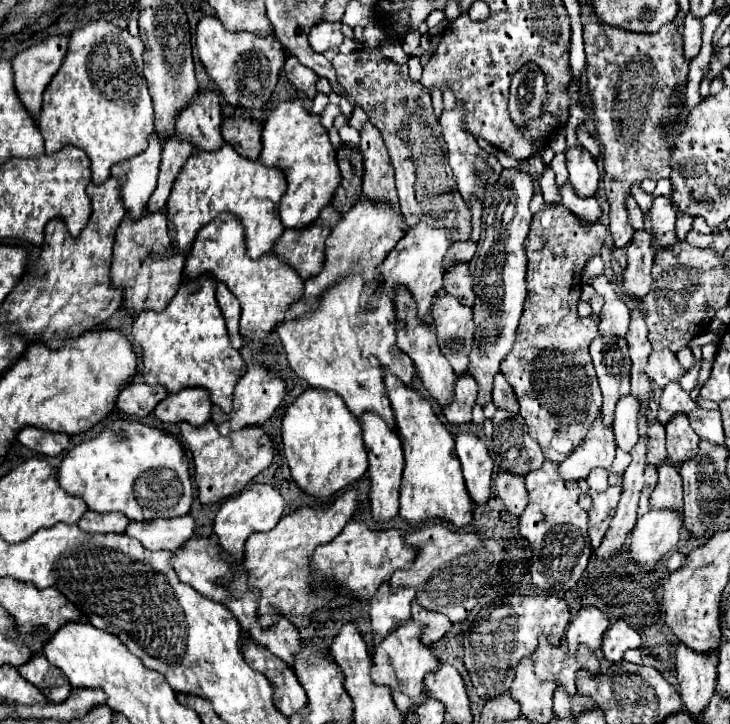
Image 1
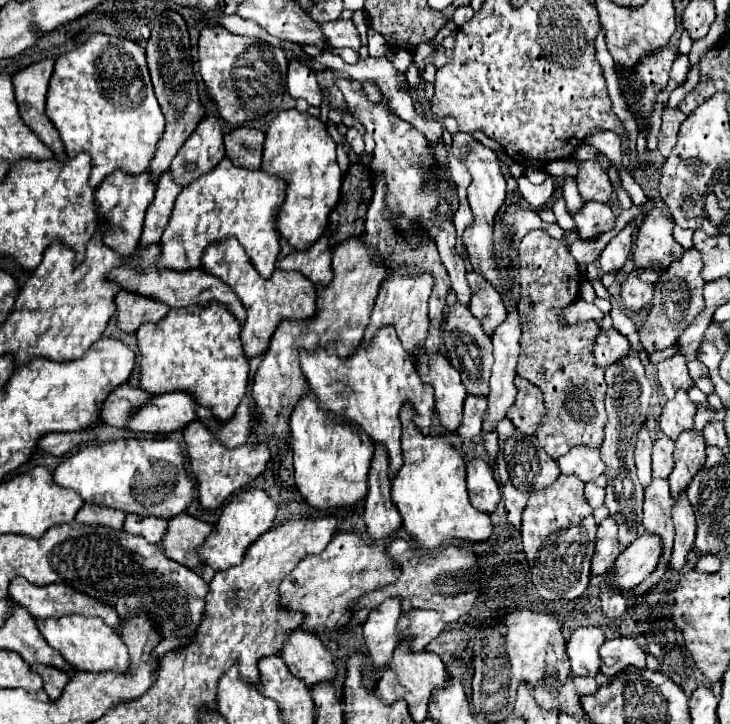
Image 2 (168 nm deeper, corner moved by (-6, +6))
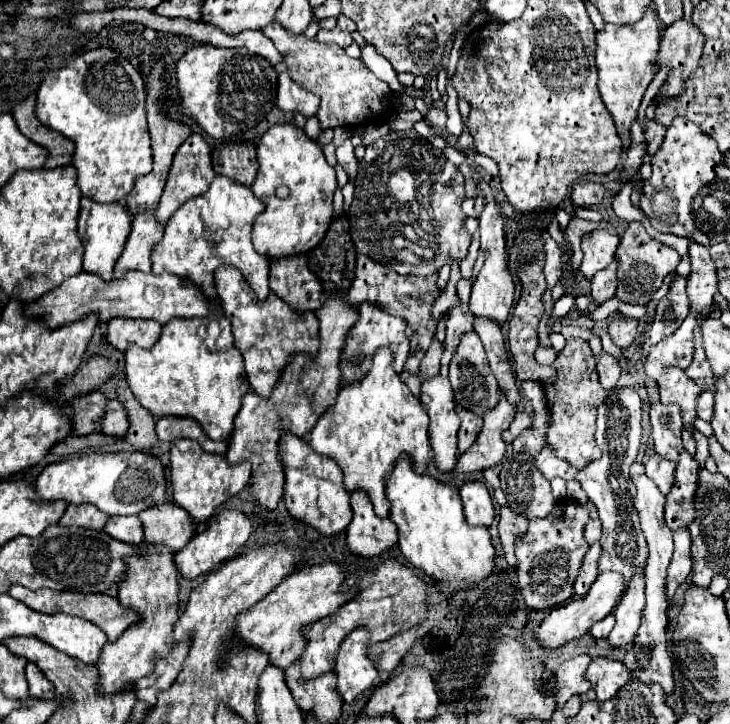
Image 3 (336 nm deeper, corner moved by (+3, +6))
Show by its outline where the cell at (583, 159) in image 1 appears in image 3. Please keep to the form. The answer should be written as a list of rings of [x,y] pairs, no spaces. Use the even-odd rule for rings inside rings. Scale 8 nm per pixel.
[[[583,180],[571,188],[571,202],[575,206],[583,206],[583,208],[595,206],[603,200],[603,196],[605,196],[605,188],[591,180]]]

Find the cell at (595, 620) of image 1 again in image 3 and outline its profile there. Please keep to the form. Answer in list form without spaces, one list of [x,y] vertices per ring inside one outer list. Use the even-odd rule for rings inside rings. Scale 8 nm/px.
[[[577,654],[575,658],[563,662],[557,670],[557,704],[559,708],[573,696],[573,694],[585,694],[591,684],[585,678],[585,670],[589,666],[591,658],[589,654]]]

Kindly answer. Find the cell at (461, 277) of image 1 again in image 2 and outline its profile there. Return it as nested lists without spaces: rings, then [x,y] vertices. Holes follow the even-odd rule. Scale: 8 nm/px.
[[[468,272],[466,278],[474,292],[472,302],[470,302],[470,312],[480,320],[482,330],[490,336],[506,320],[504,302],[500,298],[500,294],[492,288],[492,284],[486,282],[480,274]]]

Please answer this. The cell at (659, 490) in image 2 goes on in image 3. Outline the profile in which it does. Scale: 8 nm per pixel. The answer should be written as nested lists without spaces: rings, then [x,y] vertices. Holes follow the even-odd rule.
[[[639,570],[633,574],[633,578],[613,614],[617,622],[609,634],[609,642],[615,648],[621,648],[621,646],[627,646],[633,642],[637,628],[639,628],[643,608],[645,608],[645,572]]]

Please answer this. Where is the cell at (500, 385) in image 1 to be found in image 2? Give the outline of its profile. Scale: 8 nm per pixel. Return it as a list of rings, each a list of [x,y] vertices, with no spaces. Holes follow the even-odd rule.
[[[516,378],[514,382],[518,386],[518,396],[514,408],[508,412],[508,420],[526,436],[536,436],[536,428],[546,418],[546,406],[542,400],[542,392],[532,386],[532,382],[526,382],[524,378]]]

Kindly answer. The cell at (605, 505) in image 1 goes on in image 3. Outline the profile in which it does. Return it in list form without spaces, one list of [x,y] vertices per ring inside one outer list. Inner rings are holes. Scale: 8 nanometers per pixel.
[[[593,542],[587,550],[587,554],[583,556],[583,562],[581,562],[581,570],[579,570],[579,576],[575,580],[575,594],[581,596],[581,594],[587,594],[589,586],[595,582],[597,578],[597,562],[599,562],[599,556],[601,556],[601,544],[599,542]]]

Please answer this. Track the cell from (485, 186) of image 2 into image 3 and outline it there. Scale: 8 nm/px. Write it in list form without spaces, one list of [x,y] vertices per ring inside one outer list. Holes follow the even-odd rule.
[[[473,170],[473,180],[485,198],[485,210],[479,216],[481,252],[485,254],[485,264],[473,282],[469,309],[475,316],[487,316],[487,318],[493,318],[495,322],[501,324],[507,320],[509,310],[513,306],[513,296],[515,296],[515,282],[513,282],[513,276],[509,274],[509,266],[507,266],[507,250],[505,250],[505,238],[503,238],[503,216],[497,210],[495,194],[493,194],[489,182],[483,180],[483,176],[477,170]]]

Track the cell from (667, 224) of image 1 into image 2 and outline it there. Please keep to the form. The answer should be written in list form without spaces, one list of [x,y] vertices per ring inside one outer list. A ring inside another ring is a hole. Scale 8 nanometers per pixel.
[[[654,208],[652,214],[638,228],[632,258],[634,258],[634,268],[636,270],[642,268],[644,282],[656,284],[660,274],[676,258],[684,254],[684,248],[672,236],[672,228],[674,222],[660,208]]]

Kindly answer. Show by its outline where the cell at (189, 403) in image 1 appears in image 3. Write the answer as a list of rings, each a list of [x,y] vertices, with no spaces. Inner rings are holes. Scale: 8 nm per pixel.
[[[111,400],[103,418],[103,434],[115,436],[115,438],[125,438],[129,430],[129,414],[127,408],[123,406],[121,400]]]

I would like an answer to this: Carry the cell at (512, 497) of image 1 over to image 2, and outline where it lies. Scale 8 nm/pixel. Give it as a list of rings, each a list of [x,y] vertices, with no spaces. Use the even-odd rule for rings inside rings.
[[[510,482],[502,488],[502,494],[504,494],[504,502],[506,502],[508,522],[510,522],[516,530],[520,530],[520,524],[522,524],[522,510],[526,508],[528,494],[526,494],[526,492],[520,492],[520,490],[514,488]]]

